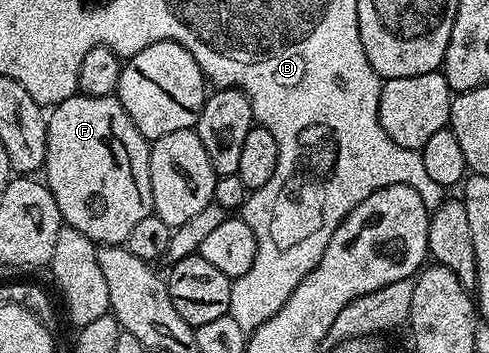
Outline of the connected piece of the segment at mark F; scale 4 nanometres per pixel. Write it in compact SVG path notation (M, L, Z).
M78 93L69 99L64 99L62 103L58 103L56 107L52 108L47 115L47 157L45 158L45 166L43 168L43 179L50 193L55 197L55 205L59 205L59 213L64 226L79 229L79 233L83 233L92 243L98 245L124 244L125 239L131 237L131 229L135 229L135 225L139 221L143 221L143 217L153 214L151 169L149 168L150 146L150 140L145 139L143 133L139 133L139 129L135 129L135 121L131 121L131 117L127 117L127 109L123 109L121 102L113 95L91 97L90 95Z

